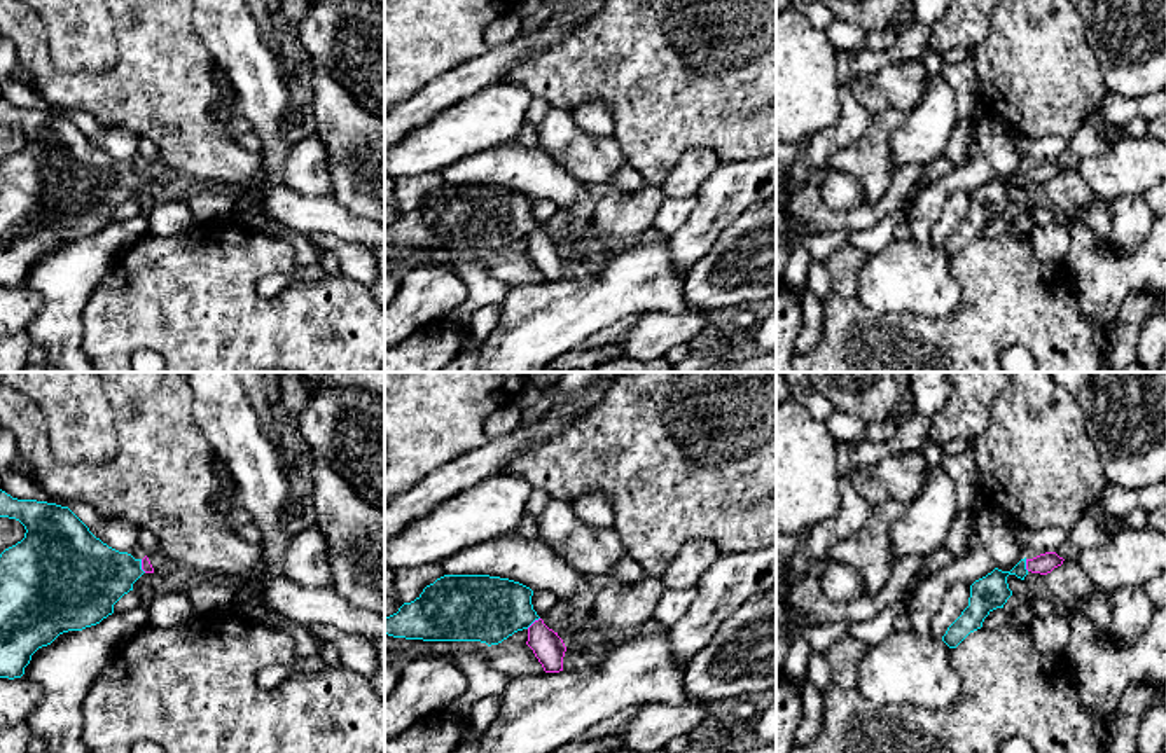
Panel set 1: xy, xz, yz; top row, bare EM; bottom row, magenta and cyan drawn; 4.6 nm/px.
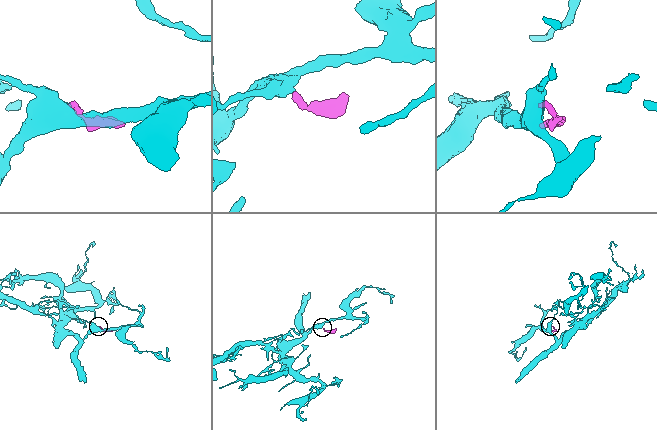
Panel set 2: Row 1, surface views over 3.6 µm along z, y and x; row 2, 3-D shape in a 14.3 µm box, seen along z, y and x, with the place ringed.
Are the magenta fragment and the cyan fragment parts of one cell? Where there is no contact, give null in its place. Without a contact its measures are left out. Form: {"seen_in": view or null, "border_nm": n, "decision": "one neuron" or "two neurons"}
{"seen_in": "xz", "border_nm": 80, "decision": "one neuron"}

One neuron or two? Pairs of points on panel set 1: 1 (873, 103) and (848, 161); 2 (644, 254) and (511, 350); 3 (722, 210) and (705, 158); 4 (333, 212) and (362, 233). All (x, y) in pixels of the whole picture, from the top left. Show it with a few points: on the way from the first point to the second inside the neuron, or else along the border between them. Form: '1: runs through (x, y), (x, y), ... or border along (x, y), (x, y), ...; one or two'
1: border along (888, 105), (873, 116); two
2: runs through (610, 287), (584, 310), (544, 320); one
3: border along (721, 163), (694, 194); two
4: runs through (340, 219), (355, 229); one

